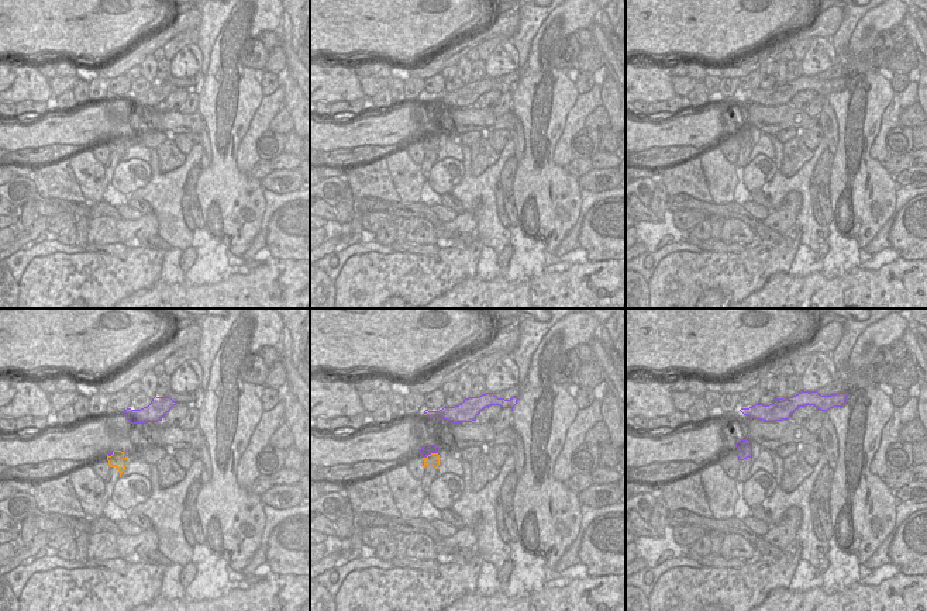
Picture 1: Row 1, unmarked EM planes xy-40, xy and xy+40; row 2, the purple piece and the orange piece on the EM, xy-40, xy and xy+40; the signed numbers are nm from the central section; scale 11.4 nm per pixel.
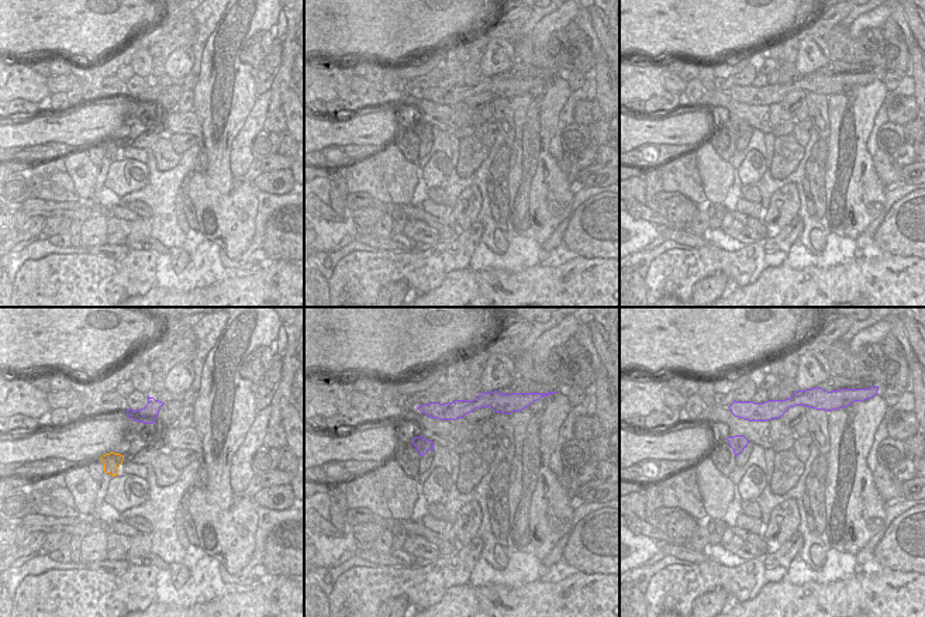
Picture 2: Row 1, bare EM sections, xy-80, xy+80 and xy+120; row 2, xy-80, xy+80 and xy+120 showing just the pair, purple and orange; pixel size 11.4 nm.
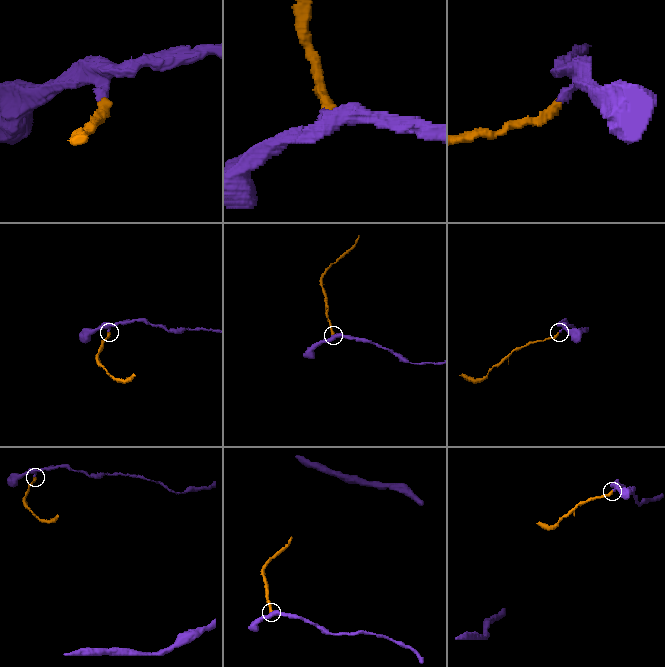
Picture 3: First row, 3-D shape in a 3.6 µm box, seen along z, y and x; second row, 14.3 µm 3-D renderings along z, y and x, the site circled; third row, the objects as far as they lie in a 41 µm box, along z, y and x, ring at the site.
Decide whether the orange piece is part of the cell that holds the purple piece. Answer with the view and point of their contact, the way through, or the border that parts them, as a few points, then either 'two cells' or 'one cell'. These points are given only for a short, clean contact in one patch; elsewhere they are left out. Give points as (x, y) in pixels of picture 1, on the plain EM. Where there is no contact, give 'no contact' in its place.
contact xy (428, 138); border xy (436, 137), (423, 142); two cells

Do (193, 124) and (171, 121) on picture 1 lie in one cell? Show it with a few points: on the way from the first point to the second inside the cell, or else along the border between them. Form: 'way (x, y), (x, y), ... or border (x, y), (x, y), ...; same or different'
way (188, 124), (176, 123); same

